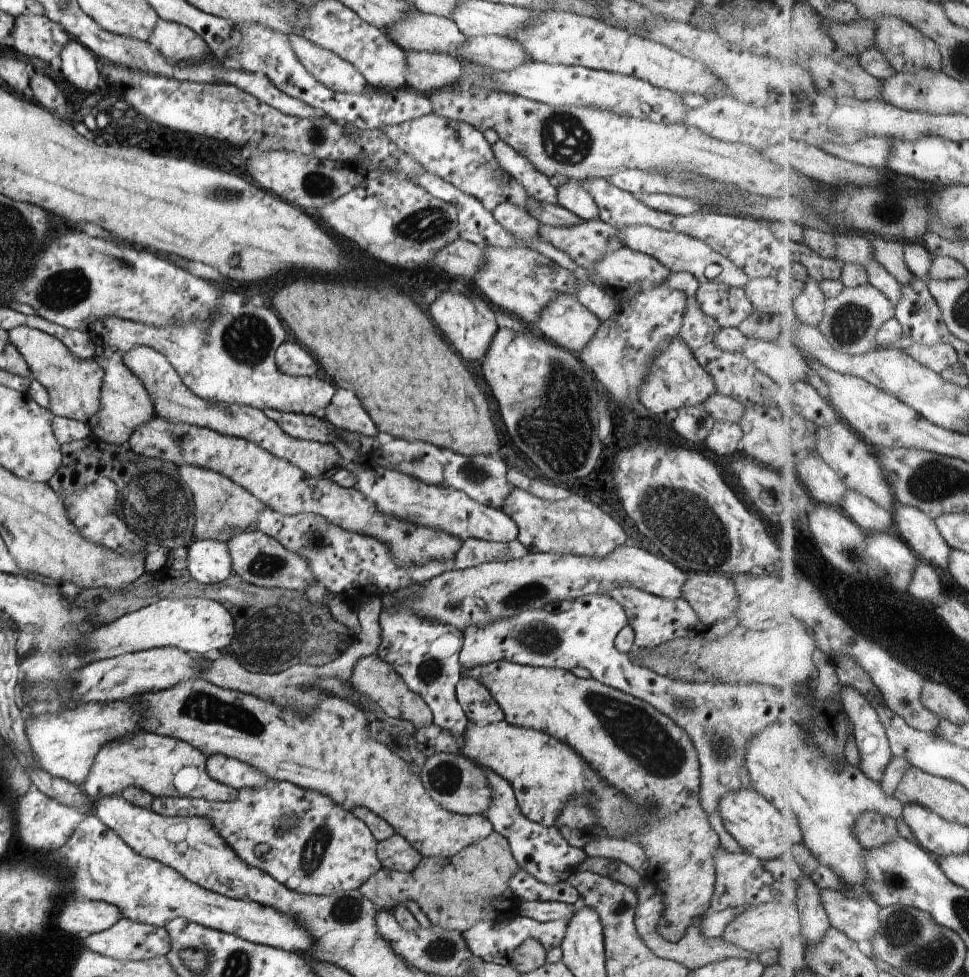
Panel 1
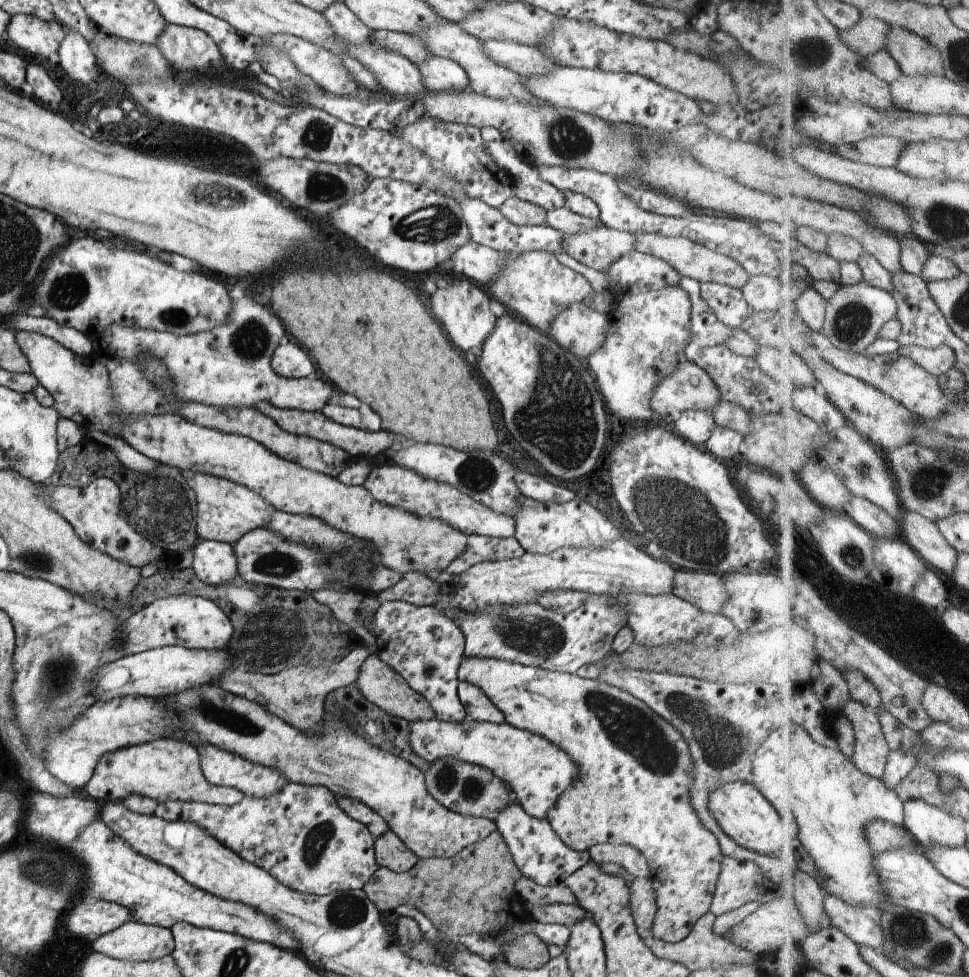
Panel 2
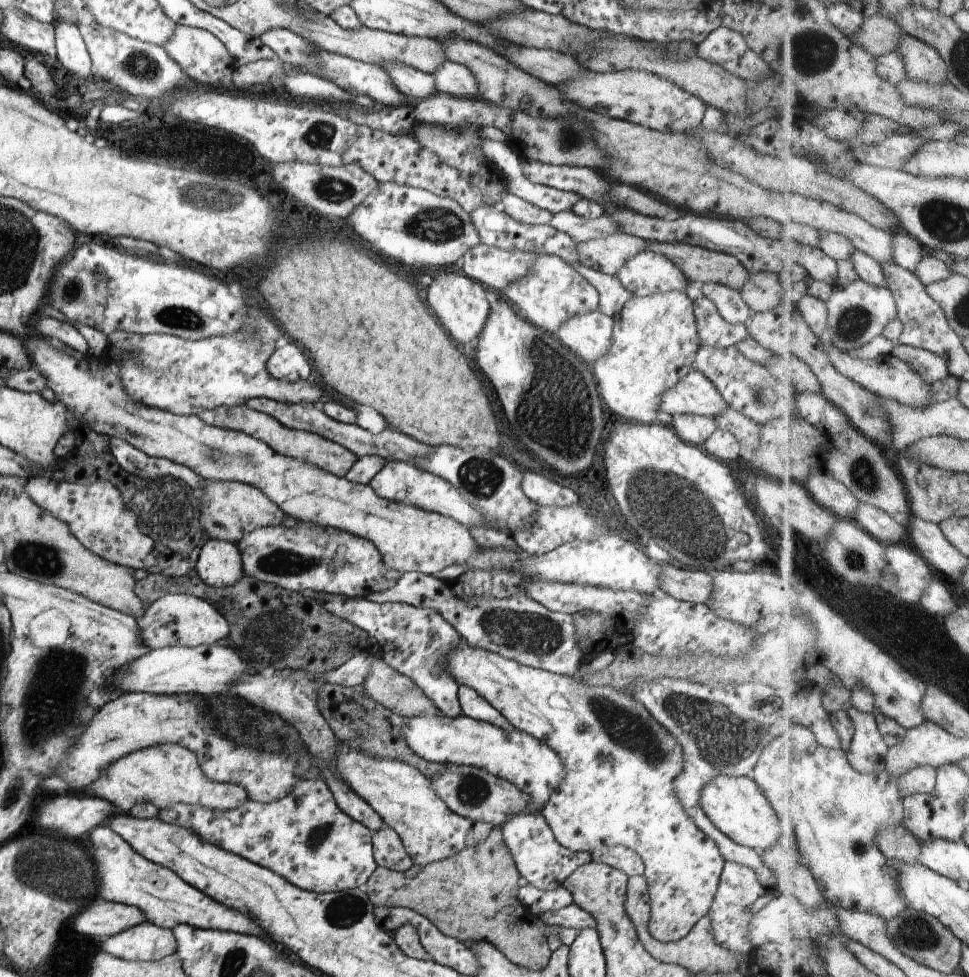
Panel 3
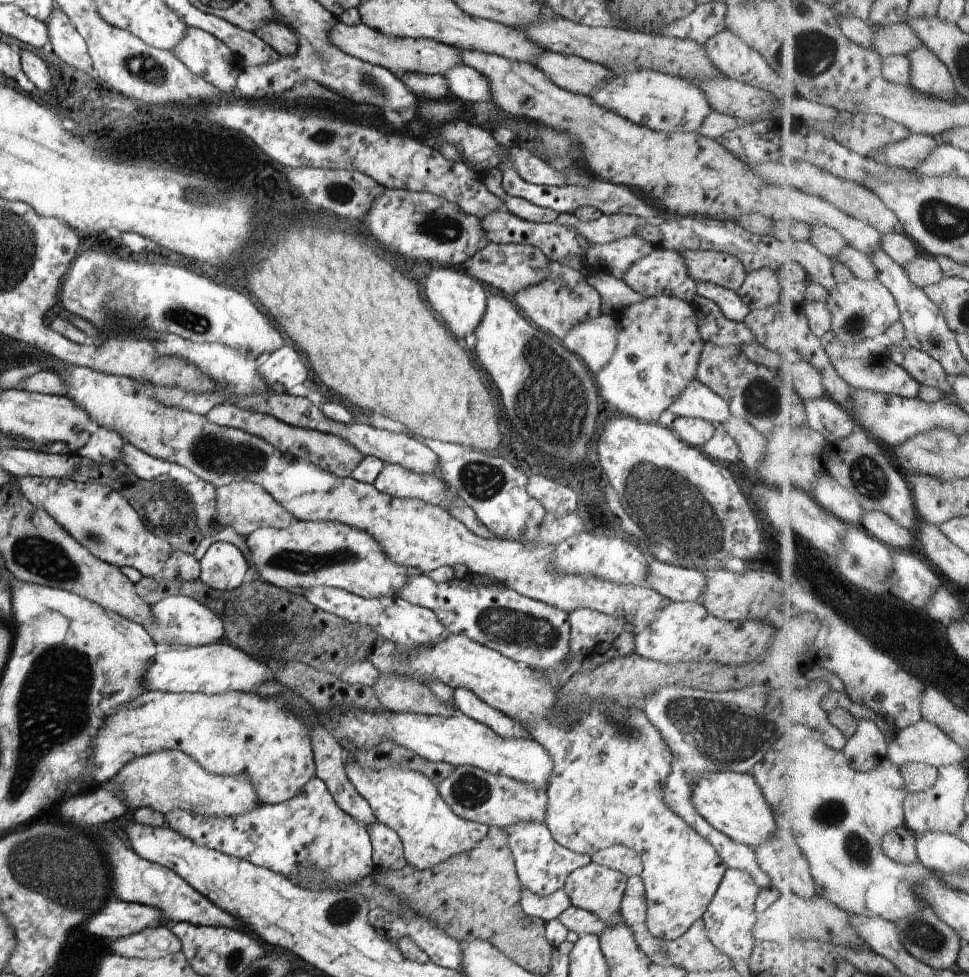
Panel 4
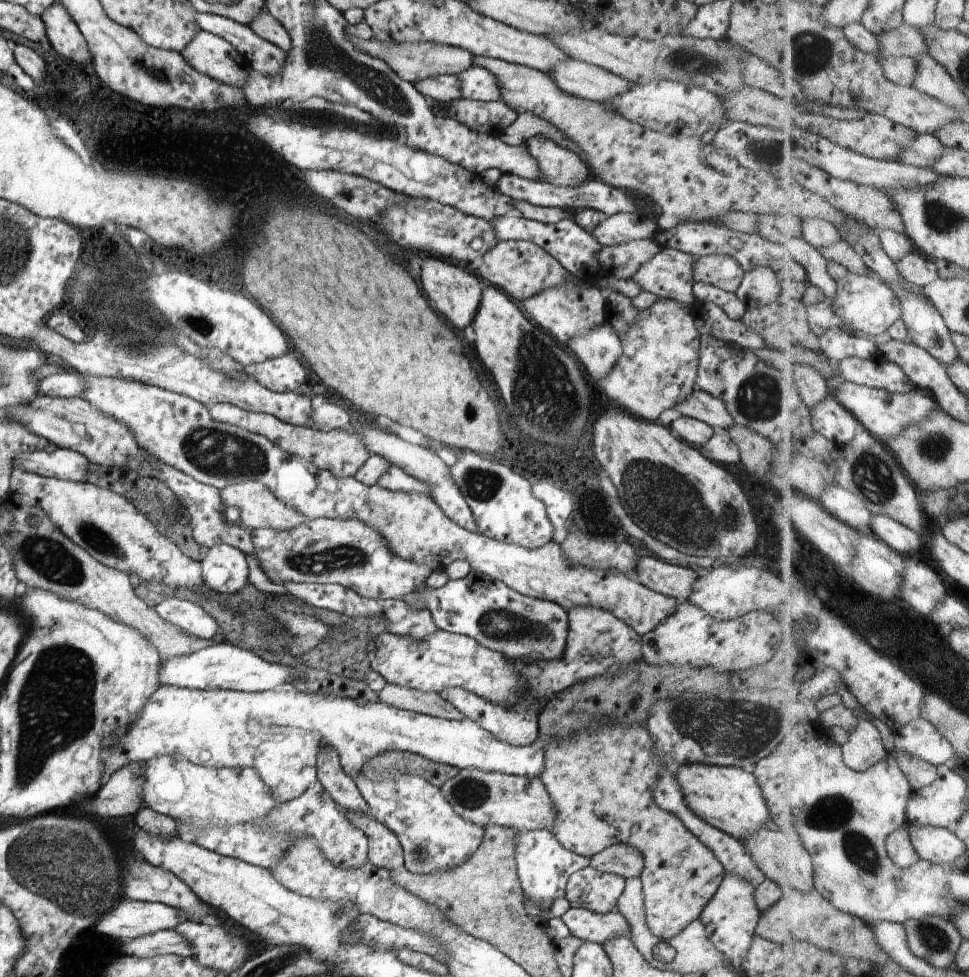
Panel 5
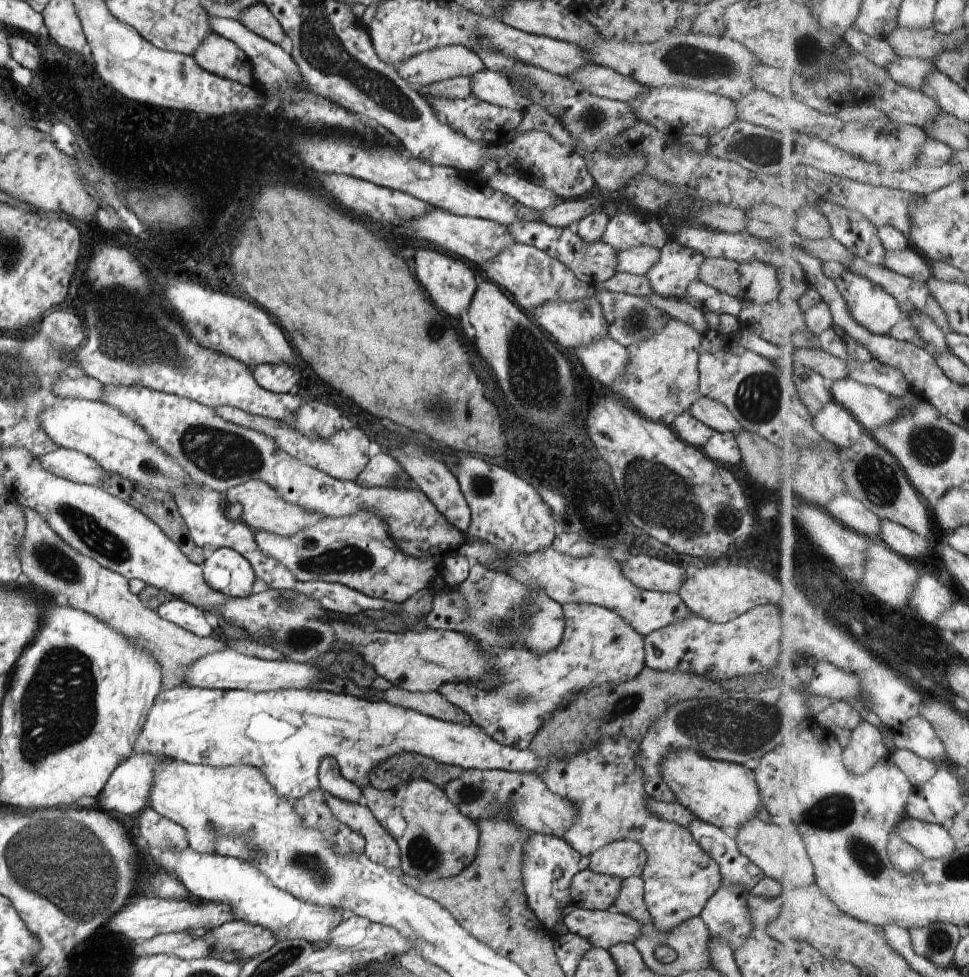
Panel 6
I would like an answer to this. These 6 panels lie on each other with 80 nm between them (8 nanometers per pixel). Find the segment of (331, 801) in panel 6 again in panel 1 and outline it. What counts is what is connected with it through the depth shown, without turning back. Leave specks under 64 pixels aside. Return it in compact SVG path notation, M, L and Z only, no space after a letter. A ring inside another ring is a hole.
M399 834L377 841L376 857L385 871L412 872L421 861L421 854Z

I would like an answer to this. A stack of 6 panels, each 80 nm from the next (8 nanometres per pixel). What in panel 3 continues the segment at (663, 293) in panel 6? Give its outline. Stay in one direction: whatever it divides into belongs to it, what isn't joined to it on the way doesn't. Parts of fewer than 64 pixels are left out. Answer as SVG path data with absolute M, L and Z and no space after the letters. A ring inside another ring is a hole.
M640 251L628 259L616 274L622 284L636 297L685 291L688 280L676 263L663 254Z

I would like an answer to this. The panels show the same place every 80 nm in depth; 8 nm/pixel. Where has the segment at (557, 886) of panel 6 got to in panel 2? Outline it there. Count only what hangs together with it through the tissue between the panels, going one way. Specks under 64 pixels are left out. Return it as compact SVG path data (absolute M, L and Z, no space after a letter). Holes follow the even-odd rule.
M516 802L510 803L501 811L494 822L510 849L515 865L521 870L521 874L543 887L561 885L573 872L591 860L588 851L572 850L566 846L547 819L530 816Z

